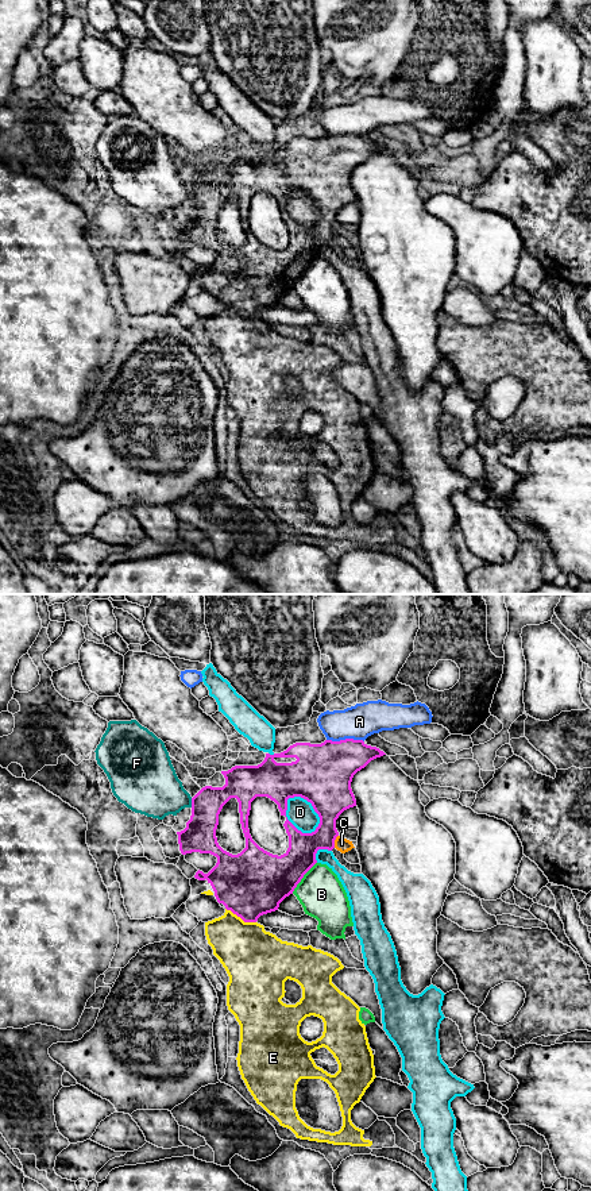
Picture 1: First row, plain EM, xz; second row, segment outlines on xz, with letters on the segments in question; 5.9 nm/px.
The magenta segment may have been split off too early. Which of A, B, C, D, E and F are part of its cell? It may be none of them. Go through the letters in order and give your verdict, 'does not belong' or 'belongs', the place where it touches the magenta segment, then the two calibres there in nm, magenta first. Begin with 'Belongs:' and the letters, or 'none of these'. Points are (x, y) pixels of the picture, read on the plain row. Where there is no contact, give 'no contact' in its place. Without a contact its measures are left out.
Belongs: E
A: does not belong; contact xz (346, 134); calibres 360 and 200 nm
B: does not belong; contact xz (302, 272); calibres 360 and 280 nm
C: does not belong; contact xz (333, 236); calibres 220 and 90 nm
D: does not belong; contact xz (289, 216); calibres 220 and 160 nm
E: belongs; contact xz (240, 312); calibres 400 and 360 nm
F: does not belong; contact xz (192, 197); calibres 190 and 320 nm

